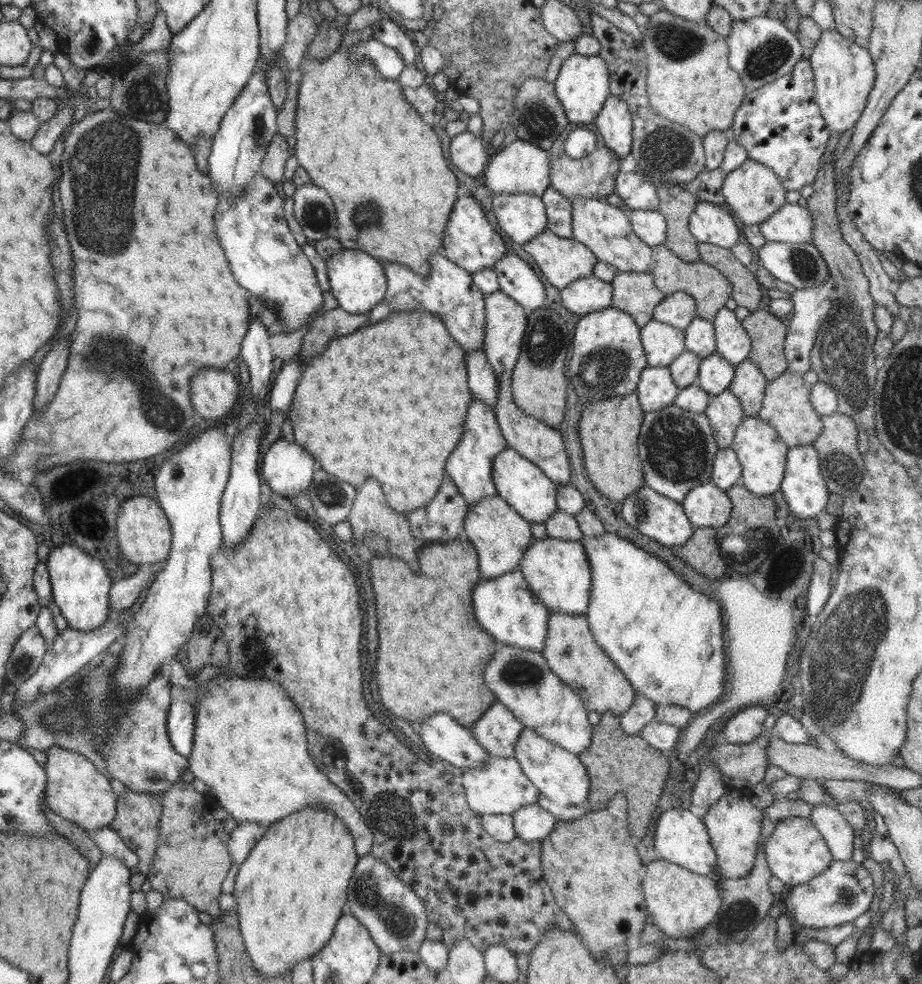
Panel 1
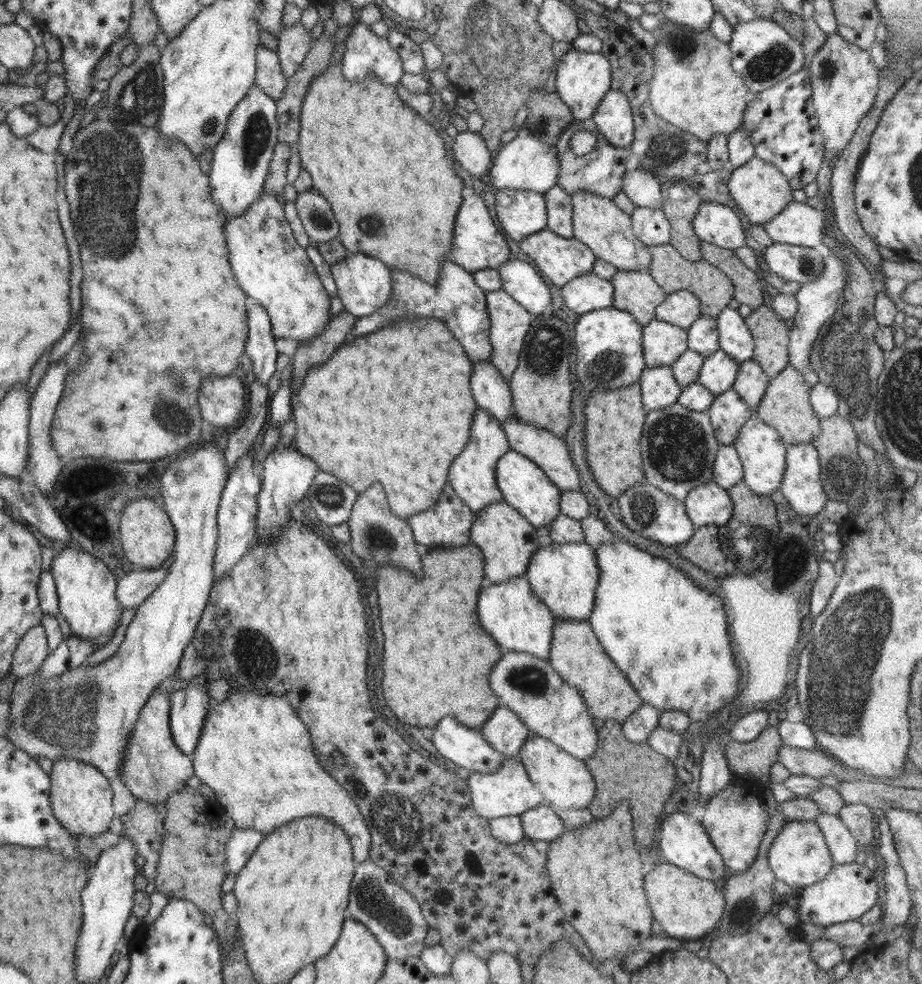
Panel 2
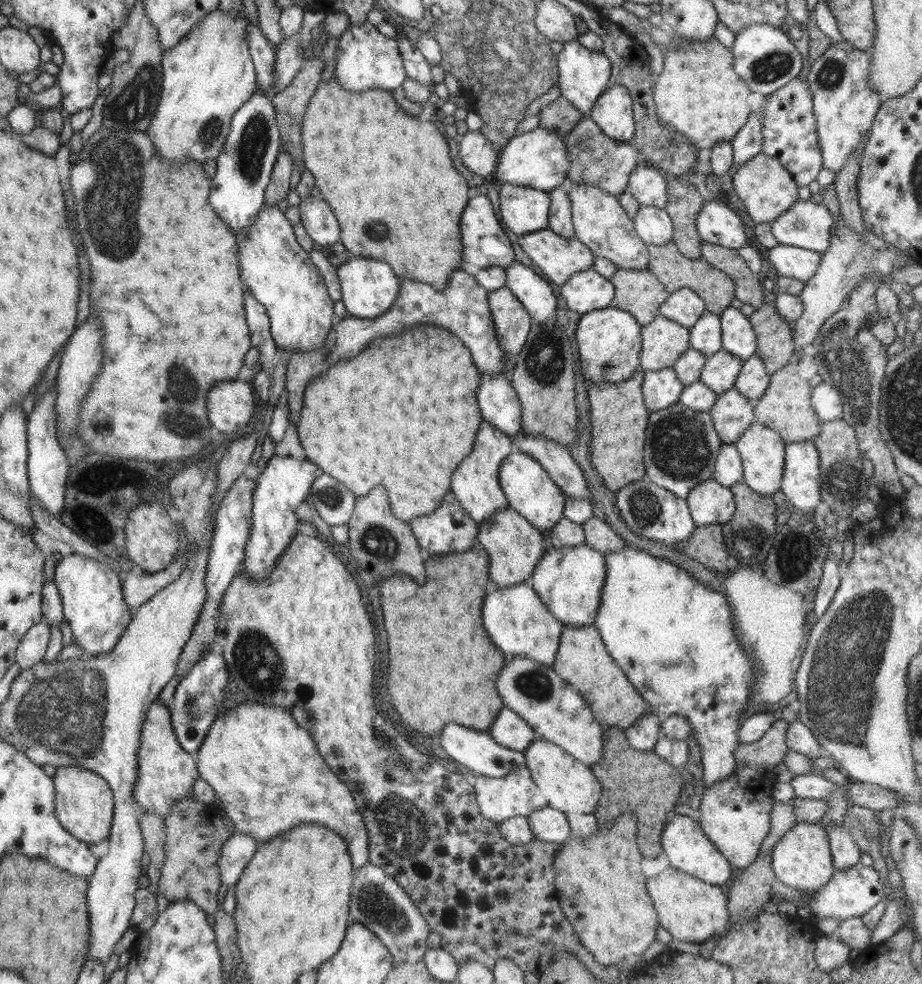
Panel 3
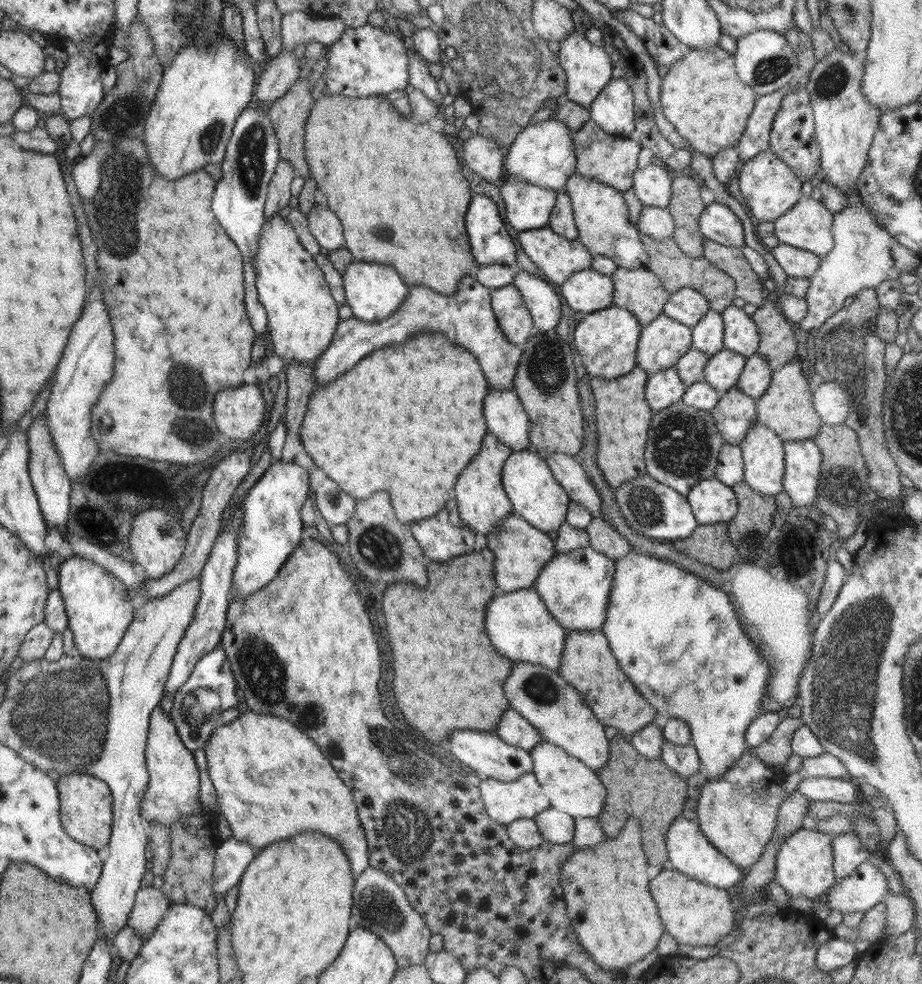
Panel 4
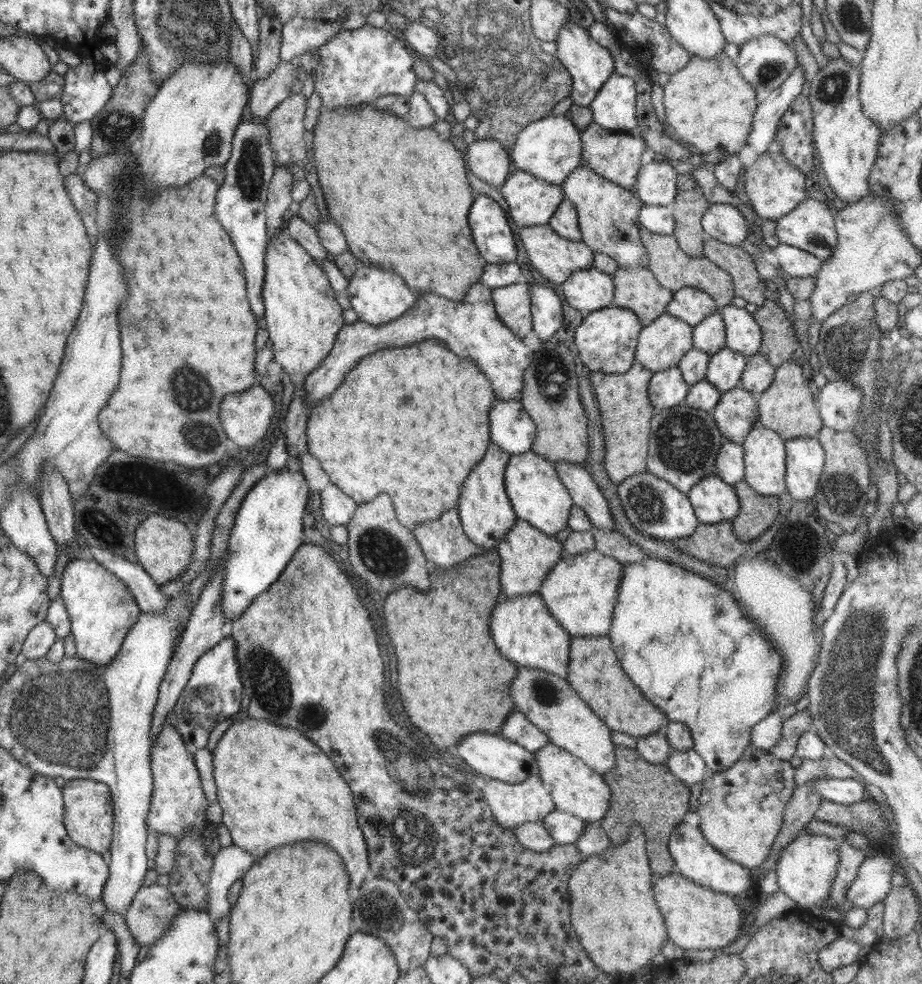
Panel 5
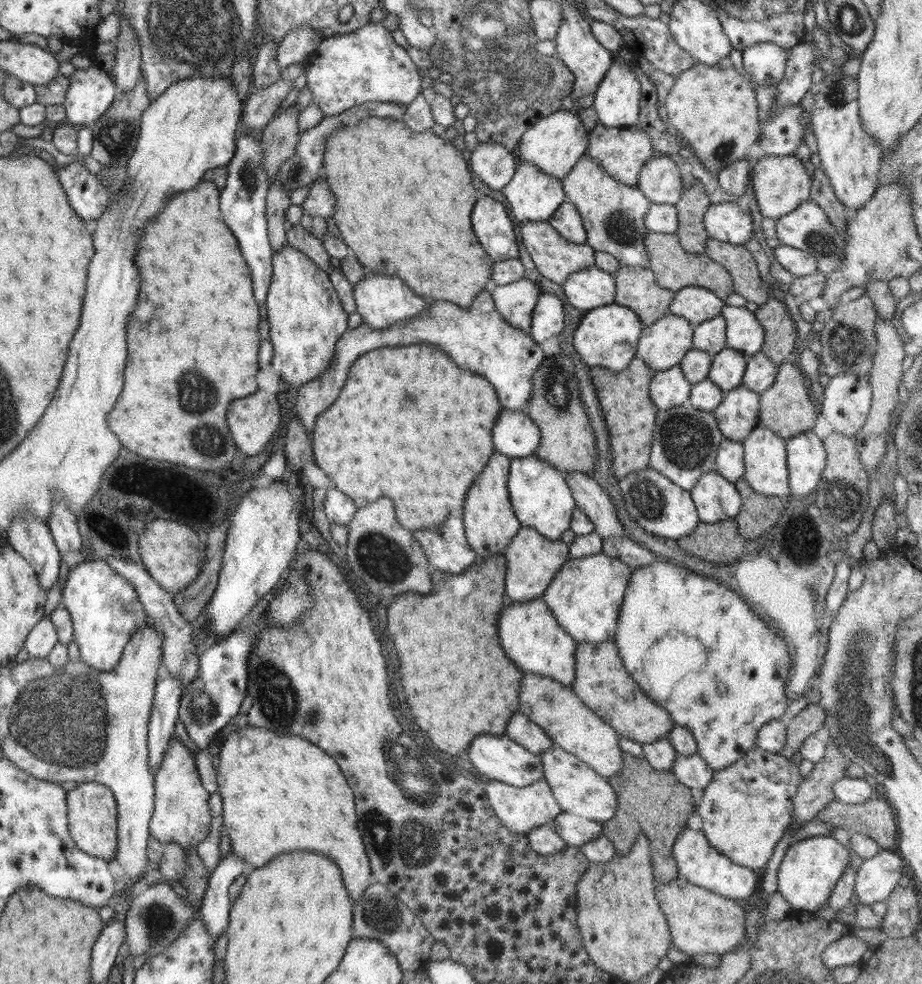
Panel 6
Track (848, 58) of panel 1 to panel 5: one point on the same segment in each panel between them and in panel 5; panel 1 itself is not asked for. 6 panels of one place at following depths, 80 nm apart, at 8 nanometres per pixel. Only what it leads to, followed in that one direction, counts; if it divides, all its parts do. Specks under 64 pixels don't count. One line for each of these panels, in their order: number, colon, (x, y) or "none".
2: (844, 80)
3: (845, 108)
4: (845, 123)
5: (847, 142)

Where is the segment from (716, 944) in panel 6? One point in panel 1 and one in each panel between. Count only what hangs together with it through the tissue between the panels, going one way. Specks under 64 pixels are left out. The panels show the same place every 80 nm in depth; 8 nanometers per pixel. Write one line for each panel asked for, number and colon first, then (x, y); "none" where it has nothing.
1: (680, 902)
2: (687, 907)
3: (691, 910)
4: (693, 913)
5: (697, 917)

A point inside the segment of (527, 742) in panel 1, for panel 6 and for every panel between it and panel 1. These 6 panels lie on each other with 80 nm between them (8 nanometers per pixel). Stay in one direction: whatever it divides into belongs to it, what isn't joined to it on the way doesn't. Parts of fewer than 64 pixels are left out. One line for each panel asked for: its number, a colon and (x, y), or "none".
2: (565, 782)
3: (569, 786)
4: (573, 788)
5: (574, 787)
6: (578, 789)

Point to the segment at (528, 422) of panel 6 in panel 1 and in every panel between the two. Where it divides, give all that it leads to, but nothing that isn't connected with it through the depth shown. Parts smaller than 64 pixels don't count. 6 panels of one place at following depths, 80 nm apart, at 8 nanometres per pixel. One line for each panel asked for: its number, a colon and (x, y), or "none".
1: (481, 379)
2: (492, 392)
3: (497, 399)
4: (504, 414)
5: (511, 428)

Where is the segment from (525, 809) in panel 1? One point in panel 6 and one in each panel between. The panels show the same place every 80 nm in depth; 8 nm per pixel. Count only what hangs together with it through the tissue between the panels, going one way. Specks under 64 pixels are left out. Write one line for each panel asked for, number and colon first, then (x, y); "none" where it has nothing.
2: (541, 823)
3: (548, 824)
4: (556, 827)
5: (565, 828)
6: (576, 831)

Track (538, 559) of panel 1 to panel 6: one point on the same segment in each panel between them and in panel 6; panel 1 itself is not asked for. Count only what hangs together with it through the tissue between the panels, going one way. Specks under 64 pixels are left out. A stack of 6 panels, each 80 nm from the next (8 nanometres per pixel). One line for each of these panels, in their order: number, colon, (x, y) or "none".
2: (565, 576)
3: (569, 581)
4: (574, 586)
5: (581, 591)
6: (585, 596)

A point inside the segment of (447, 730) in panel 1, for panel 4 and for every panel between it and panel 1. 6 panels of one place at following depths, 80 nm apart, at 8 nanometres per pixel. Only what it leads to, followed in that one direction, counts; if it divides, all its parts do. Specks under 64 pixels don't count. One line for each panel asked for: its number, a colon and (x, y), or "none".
2: (466, 747)
3: (477, 750)
4: (485, 752)

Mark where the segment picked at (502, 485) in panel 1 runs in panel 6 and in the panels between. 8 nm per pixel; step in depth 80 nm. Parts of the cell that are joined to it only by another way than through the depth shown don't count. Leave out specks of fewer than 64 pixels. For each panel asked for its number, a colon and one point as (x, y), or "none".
2: (523, 485)
3: (531, 492)
4: (535, 494)
5: (538, 496)
6: (541, 499)

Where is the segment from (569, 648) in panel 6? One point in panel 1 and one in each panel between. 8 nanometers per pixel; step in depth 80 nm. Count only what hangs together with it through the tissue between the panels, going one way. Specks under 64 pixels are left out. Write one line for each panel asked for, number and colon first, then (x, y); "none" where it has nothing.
1: (505, 607)
2: (510, 612)
3: (515, 618)
4: (520, 627)
5: (525, 632)

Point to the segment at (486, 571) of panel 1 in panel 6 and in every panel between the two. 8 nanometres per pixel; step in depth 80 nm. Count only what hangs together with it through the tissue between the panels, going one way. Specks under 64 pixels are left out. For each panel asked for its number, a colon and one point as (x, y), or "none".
2: (508, 541)
3: (514, 546)
4: (520, 550)
5: (527, 555)
6: (533, 560)

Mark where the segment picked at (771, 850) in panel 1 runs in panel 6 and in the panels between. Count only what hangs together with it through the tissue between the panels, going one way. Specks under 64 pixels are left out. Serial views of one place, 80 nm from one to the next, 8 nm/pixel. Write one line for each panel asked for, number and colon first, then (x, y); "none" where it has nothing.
2: (799, 856)
3: (802, 859)
4: (804, 866)
5: (806, 870)
6: (811, 867)

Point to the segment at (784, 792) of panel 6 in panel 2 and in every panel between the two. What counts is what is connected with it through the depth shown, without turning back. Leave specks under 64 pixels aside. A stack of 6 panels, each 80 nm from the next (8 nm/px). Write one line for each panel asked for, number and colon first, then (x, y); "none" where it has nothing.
2: (735, 820)
3: (735, 815)
4: (737, 813)
5: (741, 808)

